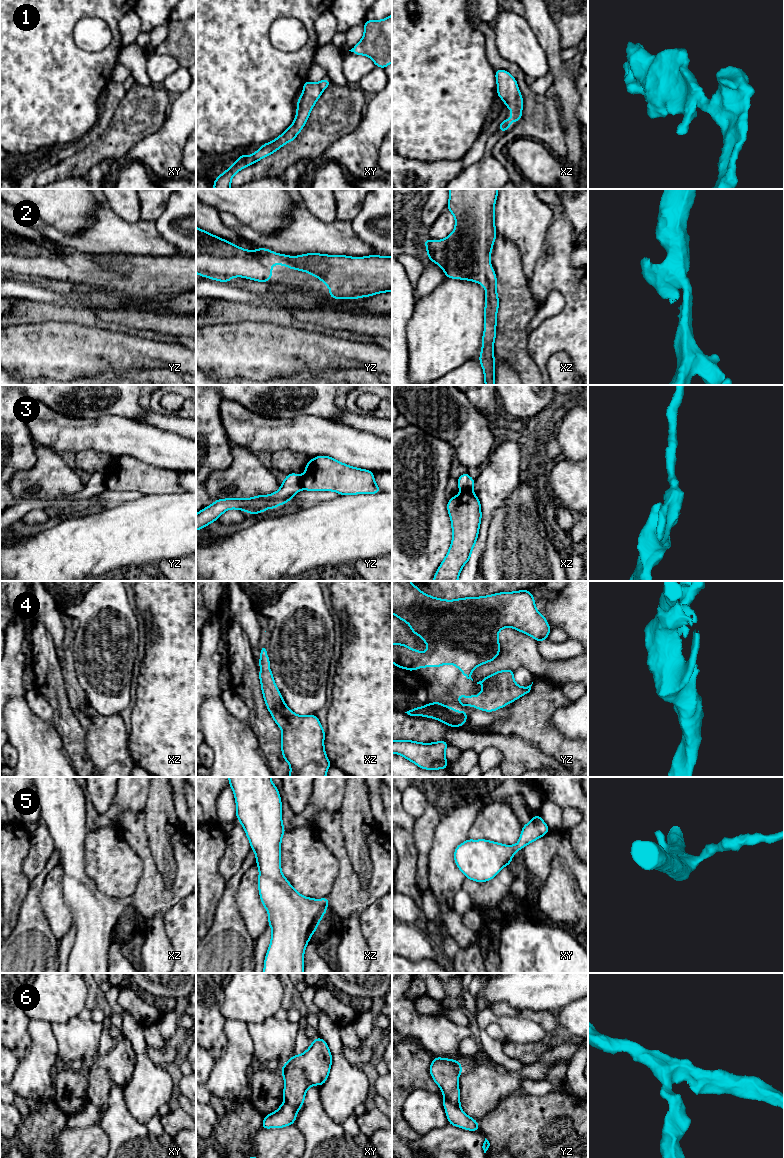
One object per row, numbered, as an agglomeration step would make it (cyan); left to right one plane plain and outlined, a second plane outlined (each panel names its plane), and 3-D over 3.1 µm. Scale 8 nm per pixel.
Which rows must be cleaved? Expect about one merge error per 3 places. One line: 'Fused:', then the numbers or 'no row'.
Fused: 3, 6

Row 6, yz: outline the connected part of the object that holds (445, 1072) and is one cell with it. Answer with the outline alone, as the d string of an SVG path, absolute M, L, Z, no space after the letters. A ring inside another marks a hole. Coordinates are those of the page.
M433 1057L429 1072L440 1087L443 1098L460 1108L460 1090L458 1078L463 1072L461 1062L453 1059Z

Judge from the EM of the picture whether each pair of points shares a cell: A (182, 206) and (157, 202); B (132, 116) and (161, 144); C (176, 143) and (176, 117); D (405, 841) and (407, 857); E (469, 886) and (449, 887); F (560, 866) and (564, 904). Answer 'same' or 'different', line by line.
A: different
B: different
C: same
D: same
E: different
F: same

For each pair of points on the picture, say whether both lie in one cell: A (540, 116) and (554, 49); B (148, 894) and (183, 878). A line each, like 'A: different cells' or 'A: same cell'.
A: different cells
B: same cell

